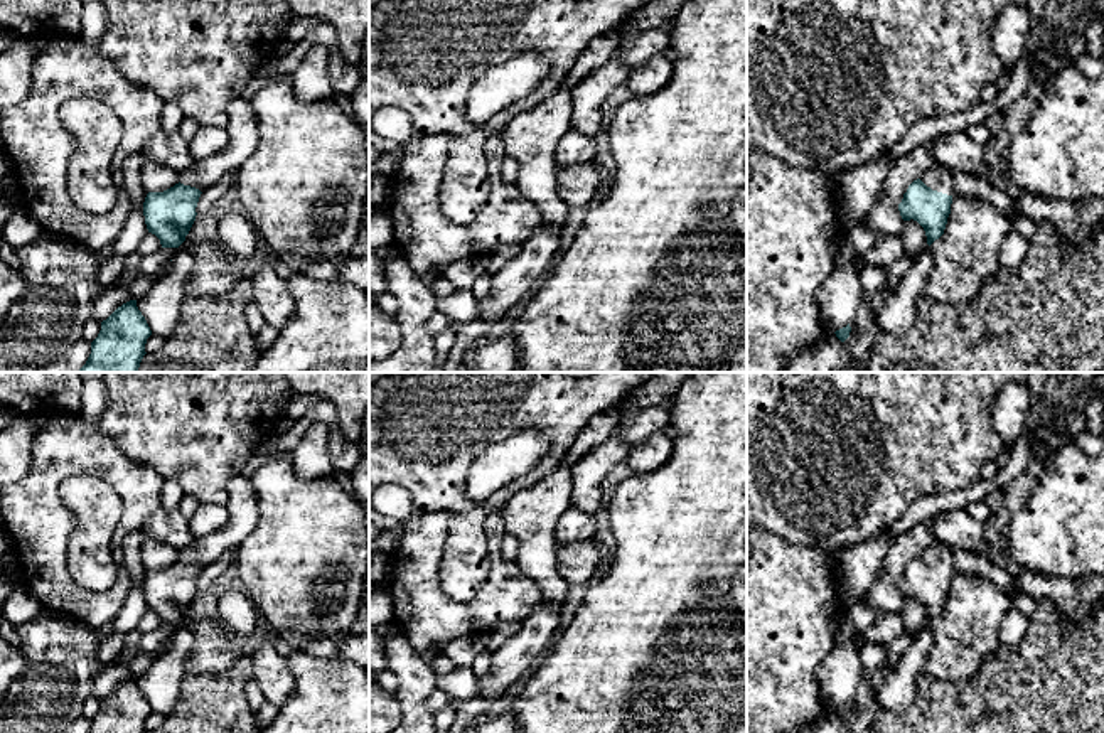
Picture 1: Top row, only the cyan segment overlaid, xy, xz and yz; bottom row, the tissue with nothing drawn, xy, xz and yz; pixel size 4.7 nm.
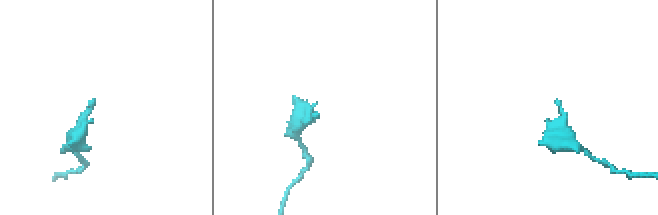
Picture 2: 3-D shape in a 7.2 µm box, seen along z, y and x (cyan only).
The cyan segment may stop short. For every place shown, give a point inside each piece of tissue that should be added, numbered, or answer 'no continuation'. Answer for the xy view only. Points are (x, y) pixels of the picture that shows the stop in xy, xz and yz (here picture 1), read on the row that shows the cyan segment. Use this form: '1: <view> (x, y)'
1: xy (241, 127)

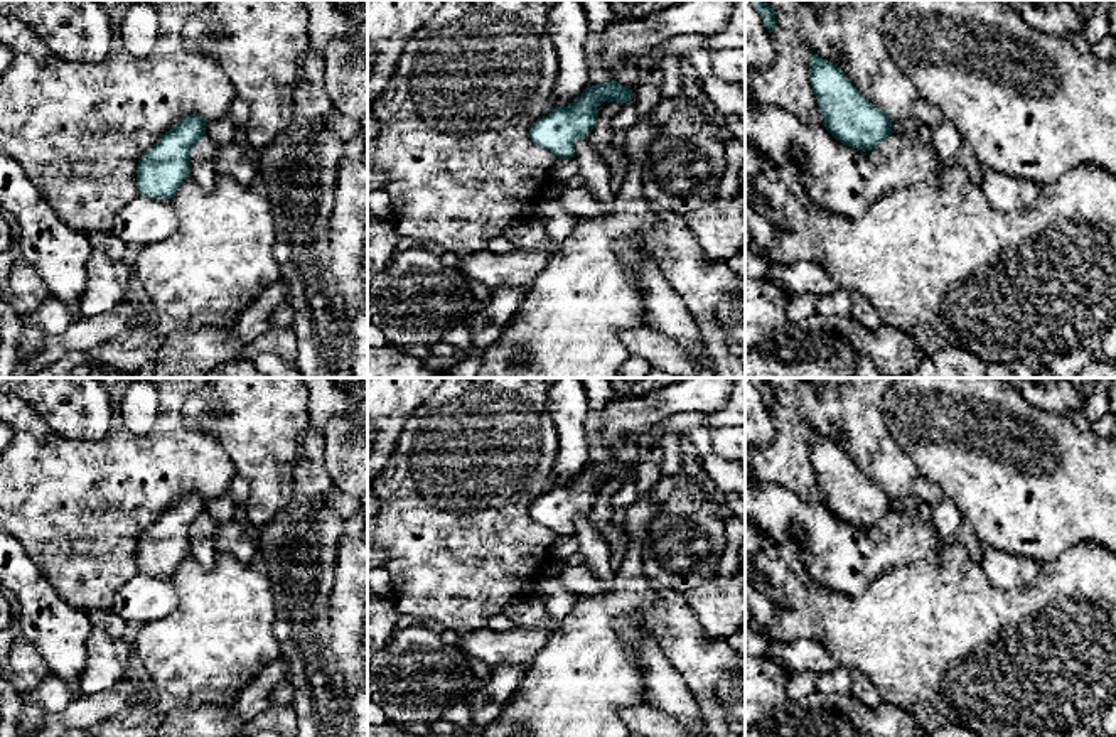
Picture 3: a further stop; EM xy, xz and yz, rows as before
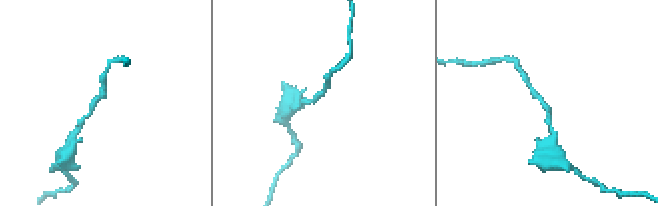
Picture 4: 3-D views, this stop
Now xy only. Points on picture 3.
no continuation

